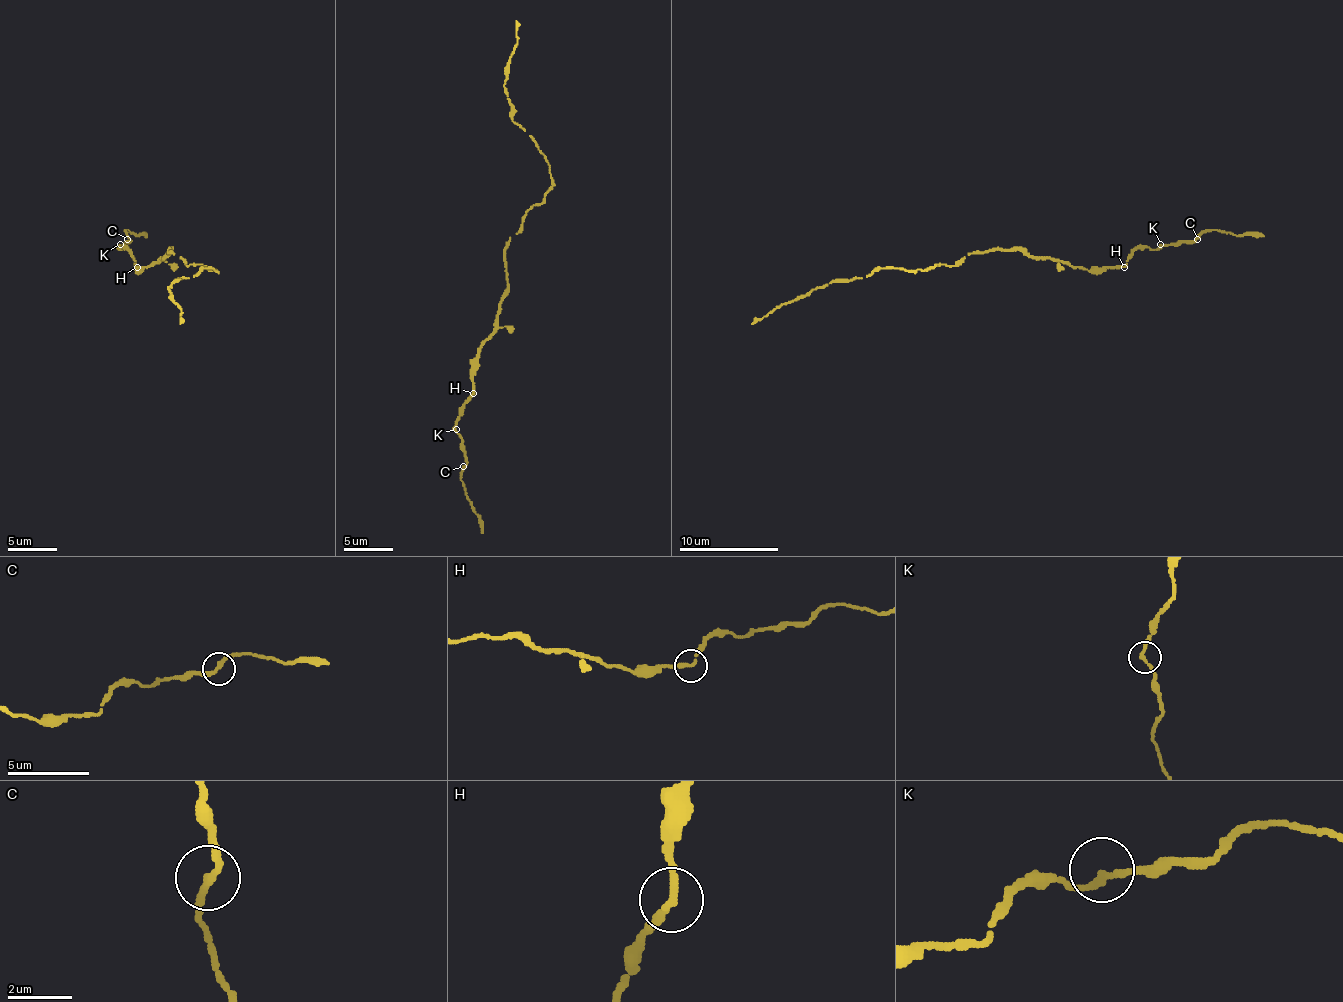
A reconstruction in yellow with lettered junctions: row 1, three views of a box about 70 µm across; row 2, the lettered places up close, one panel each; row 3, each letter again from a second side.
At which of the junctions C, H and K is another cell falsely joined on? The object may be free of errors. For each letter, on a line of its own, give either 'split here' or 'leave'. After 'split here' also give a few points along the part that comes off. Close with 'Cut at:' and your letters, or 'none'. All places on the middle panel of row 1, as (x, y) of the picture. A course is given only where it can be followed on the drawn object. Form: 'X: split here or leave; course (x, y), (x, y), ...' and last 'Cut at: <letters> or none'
C: leave
H: leave
K: leave
Cut at: none

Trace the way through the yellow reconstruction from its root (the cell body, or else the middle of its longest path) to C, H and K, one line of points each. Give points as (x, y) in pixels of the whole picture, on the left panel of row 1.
C: (169, 249), (159, 261), (140, 271), (132, 254), (125, 246), (120, 249), (130, 241), (127, 239)
H: (169, 249), (159, 261), (140, 271), (137, 266)
K: (169, 249), (159, 261), (140, 271), (132, 254), (125, 246), (120, 249), (120, 244)

